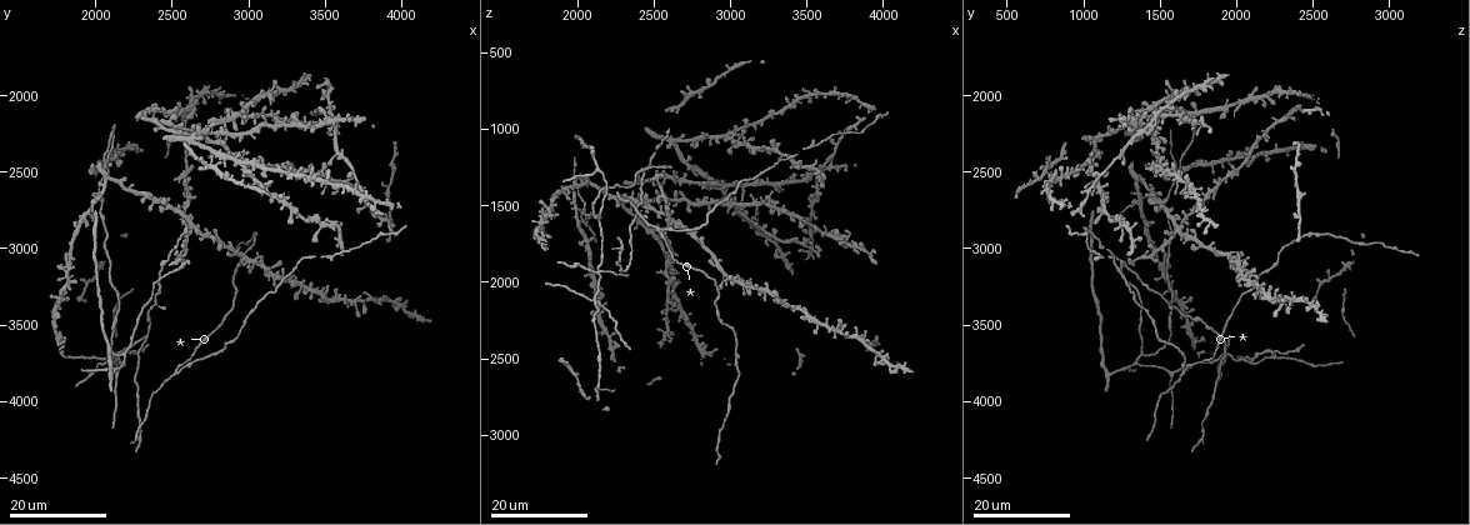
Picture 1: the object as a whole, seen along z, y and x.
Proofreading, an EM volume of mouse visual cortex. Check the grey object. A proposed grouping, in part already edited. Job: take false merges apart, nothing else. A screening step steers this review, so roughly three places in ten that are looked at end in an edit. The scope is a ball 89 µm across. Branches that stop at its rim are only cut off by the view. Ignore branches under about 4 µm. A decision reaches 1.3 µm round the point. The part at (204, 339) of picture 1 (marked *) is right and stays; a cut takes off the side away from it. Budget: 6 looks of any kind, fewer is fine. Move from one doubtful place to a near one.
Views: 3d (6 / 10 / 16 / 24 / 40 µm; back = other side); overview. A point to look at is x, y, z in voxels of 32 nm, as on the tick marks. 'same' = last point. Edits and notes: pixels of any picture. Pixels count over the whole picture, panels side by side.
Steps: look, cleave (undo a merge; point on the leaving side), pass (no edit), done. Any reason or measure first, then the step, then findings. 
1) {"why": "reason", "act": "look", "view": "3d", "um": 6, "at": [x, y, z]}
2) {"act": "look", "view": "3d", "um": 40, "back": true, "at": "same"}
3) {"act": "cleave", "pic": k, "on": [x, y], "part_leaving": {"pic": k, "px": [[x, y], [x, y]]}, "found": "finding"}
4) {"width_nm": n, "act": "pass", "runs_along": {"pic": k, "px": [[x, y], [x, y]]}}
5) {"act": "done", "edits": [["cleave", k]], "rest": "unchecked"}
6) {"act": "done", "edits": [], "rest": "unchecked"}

{"why": "four-way junction", "act": "look", "view": "3d", "um": 16, "at": [2540, 3800, 1660]}

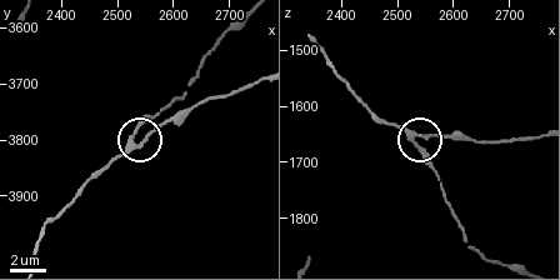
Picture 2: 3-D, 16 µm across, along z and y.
{"act": "look", "view": "3d", "um": 10, "at": [2550, 3795, 1650]}

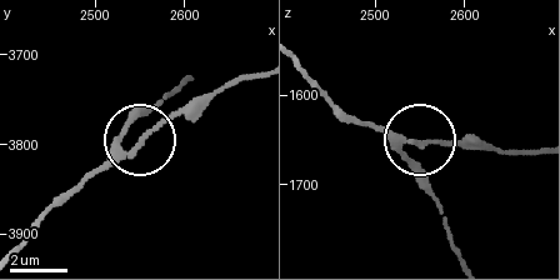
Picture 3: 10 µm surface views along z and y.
{"arms": 4, "act": "pass", "found": "one neuron here"}

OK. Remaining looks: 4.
{"act": "look", "view": "3d", "um": 24, "at": [2120, 3800, 1260]}

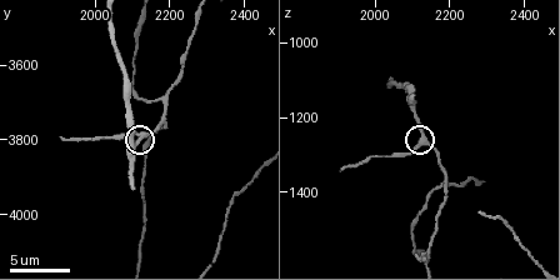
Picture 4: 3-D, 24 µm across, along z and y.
{"act": "look", "view": "3d", "um": 10, "at": "same"}

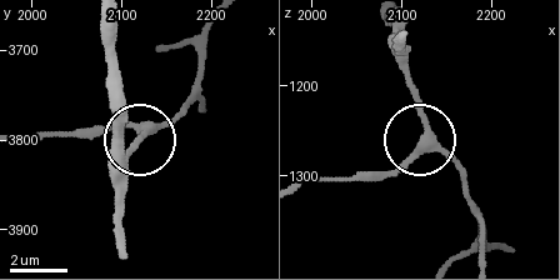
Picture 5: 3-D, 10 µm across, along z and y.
{"why": "closer look", "act": "look", "view": "3d", "um": 6, "at": "same"}

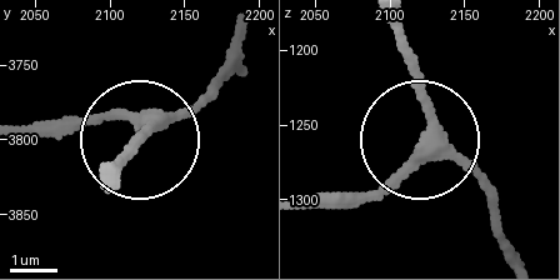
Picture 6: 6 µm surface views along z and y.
{"width_nm": 260, "act": "pass", "runs_along": {"pic": 6, "px": [[235, 53], [175, 120], [60, 125]]}, "found": "all the same neuron"}

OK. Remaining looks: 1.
{"act": "done", "edits": [], "rest": "unchecked"}

